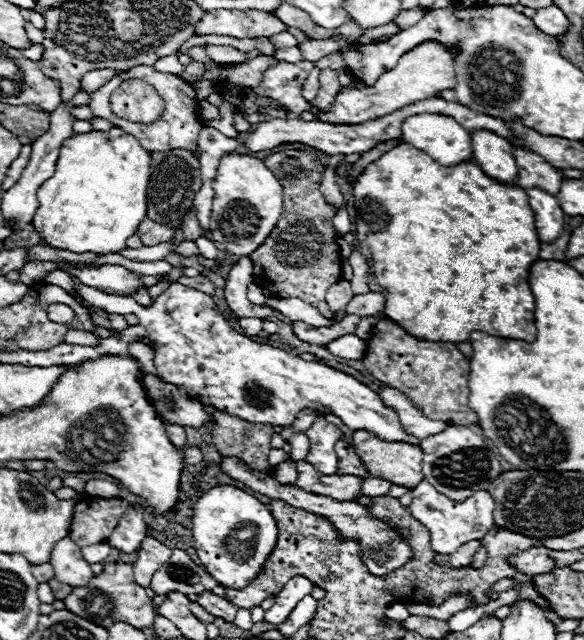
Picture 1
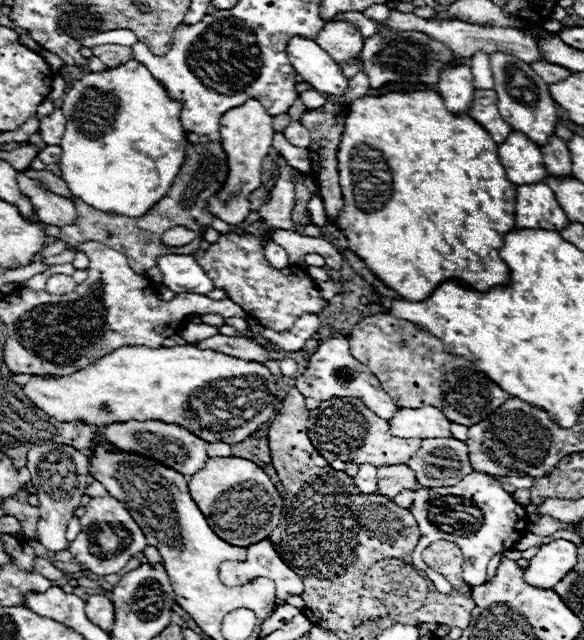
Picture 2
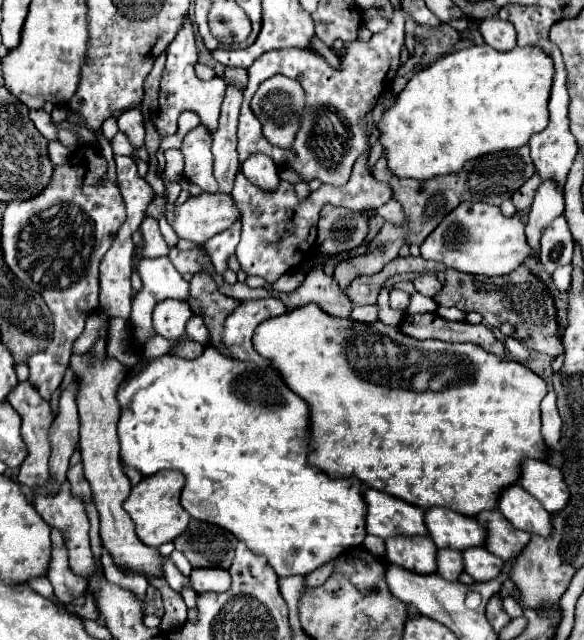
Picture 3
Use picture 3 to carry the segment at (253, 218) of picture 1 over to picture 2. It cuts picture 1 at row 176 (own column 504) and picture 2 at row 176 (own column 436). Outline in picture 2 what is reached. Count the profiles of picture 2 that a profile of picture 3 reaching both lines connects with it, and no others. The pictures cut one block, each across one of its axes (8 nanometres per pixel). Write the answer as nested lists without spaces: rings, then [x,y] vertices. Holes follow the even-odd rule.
[[[248,100],[246,104],[228,110],[220,118],[220,128],[222,128],[220,146],[228,158],[228,176],[226,176],[226,182],[222,184],[222,188],[206,200],[206,208],[214,218],[220,218],[232,226],[240,226],[252,212],[248,196],[260,188],[262,160],[272,150],[272,136],[274,136],[272,116],[266,114],[266,110],[264,110],[264,106],[260,106],[260,102]]]

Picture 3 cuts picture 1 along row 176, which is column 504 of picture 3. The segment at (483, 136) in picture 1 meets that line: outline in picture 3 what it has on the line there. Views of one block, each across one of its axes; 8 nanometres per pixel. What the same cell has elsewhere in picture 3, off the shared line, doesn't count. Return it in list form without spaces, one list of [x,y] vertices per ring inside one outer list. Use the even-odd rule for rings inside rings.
[[[522,486],[506,488],[500,496],[498,510],[514,528],[520,528],[524,532],[544,536],[544,538],[552,534],[552,516]]]

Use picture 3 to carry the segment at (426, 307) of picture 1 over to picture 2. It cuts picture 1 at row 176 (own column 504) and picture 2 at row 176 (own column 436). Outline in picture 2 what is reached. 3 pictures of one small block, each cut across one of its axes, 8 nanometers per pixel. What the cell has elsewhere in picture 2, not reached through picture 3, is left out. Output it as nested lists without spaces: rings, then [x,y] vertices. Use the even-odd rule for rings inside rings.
[[[432,90],[364,96],[354,100],[348,112],[338,150],[344,208],[336,226],[346,236],[348,248],[368,264],[372,274],[406,300],[426,300],[448,280],[458,280],[478,292],[510,284],[510,268],[500,258],[500,248],[504,236],[514,230],[516,186],[506,178],[492,136],[470,116],[450,114]]]

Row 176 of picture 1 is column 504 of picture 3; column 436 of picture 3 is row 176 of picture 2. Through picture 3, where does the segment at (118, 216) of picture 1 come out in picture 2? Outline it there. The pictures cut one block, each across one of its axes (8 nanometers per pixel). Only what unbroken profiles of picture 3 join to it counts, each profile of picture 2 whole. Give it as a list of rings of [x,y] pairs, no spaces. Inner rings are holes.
[[[134,58],[124,64],[124,66],[118,66],[114,70],[106,68],[106,72],[98,74],[98,72],[90,72],[86,74],[82,80],[78,80],[64,96],[64,104],[62,104],[62,110],[64,110],[64,118],[66,118],[66,130],[62,134],[62,142],[60,142],[60,148],[62,148],[62,156],[60,156],[60,178],[66,182],[66,186],[70,188],[72,196],[80,198],[84,204],[96,208],[96,210],[102,210],[102,212],[112,212],[112,214],[120,214],[120,216],[128,216],[128,218],[138,218],[142,214],[146,214],[166,192],[168,188],[172,186],[172,180],[176,178],[182,162],[184,162],[184,142],[186,140],[186,132],[180,124],[180,102],[176,100],[170,100],[164,86],[160,86],[160,82],[156,82],[156,78],[152,78],[152,74],[140,66]]]

